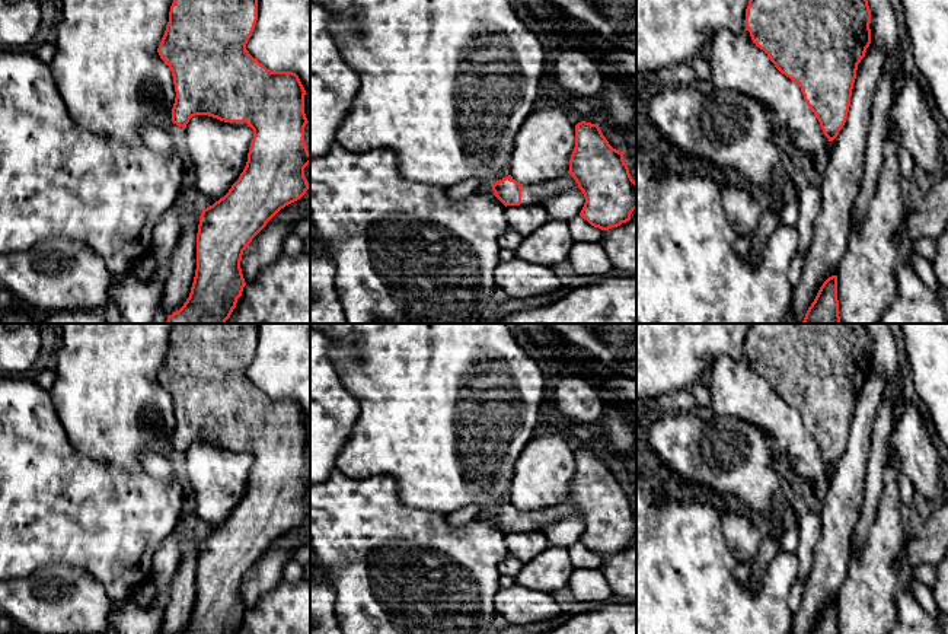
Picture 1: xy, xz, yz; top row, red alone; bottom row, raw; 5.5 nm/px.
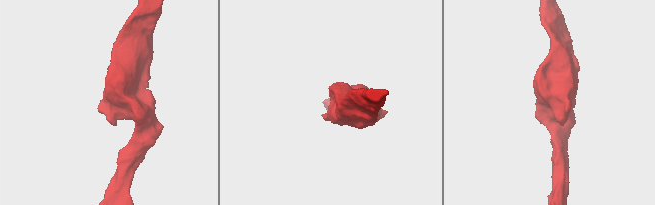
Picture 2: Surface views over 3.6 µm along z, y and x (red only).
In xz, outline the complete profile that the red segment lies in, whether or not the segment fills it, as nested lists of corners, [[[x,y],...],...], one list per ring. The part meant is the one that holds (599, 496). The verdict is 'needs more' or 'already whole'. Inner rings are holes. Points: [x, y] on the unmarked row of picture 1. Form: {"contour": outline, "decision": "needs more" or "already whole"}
{"contour": [[[581,447],[575,452],[575,474],[566,501],[534,512],[523,512],[508,501],[491,513],[505,533],[539,531],[578,513],[585,525],[580,542],[591,552],[609,557],[629,548],[636,535],[636,509],[623,481],[609,471],[599,450]]], "decision": "needs more"}

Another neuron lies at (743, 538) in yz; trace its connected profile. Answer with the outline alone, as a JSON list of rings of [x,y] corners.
[[[725,510],[721,520],[725,544],[737,563],[754,563],[762,544],[762,533],[756,520],[746,512],[735,513],[728,510]]]

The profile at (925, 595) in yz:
[[[913,577],[913,580],[910,582],[910,593],[932,617],[939,617],[942,611],[938,602],[935,600],[933,589],[928,587],[926,584]]]

